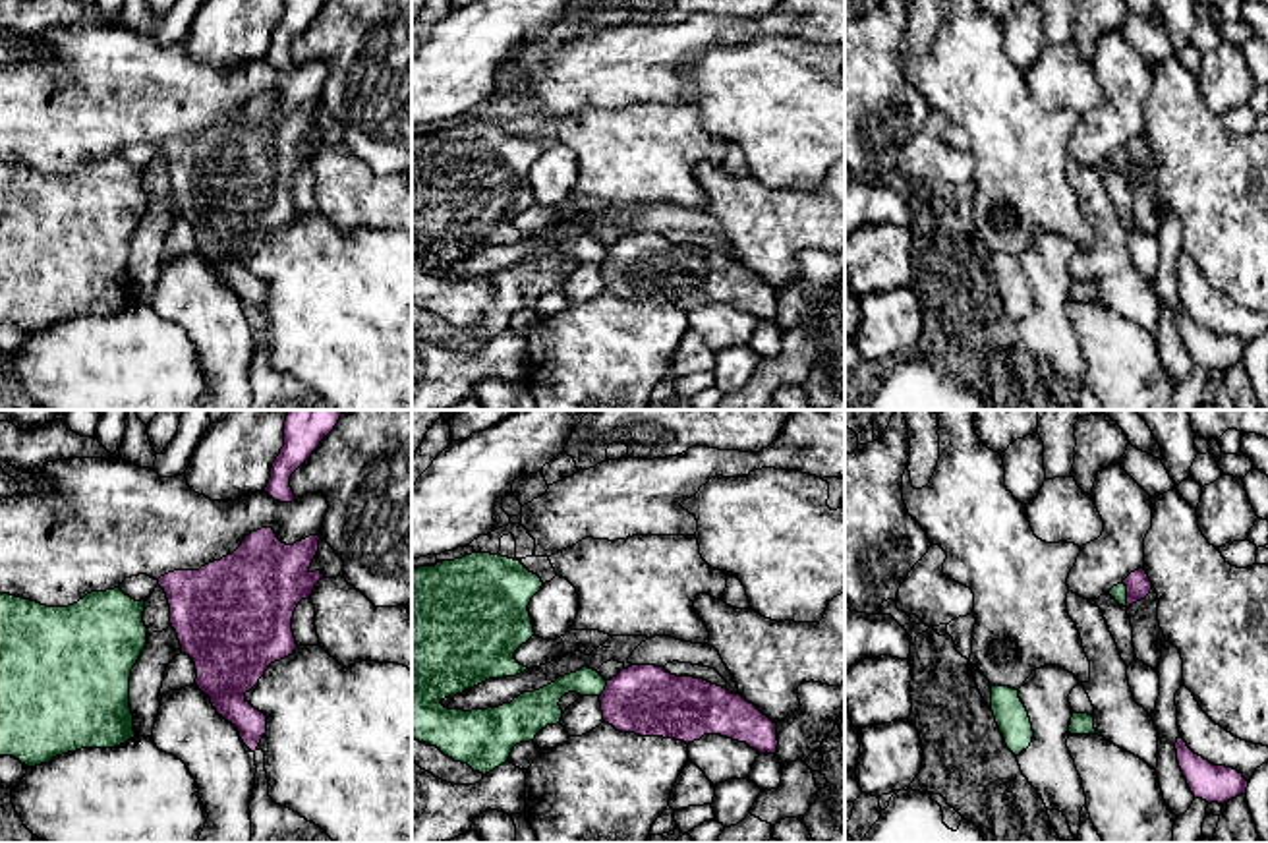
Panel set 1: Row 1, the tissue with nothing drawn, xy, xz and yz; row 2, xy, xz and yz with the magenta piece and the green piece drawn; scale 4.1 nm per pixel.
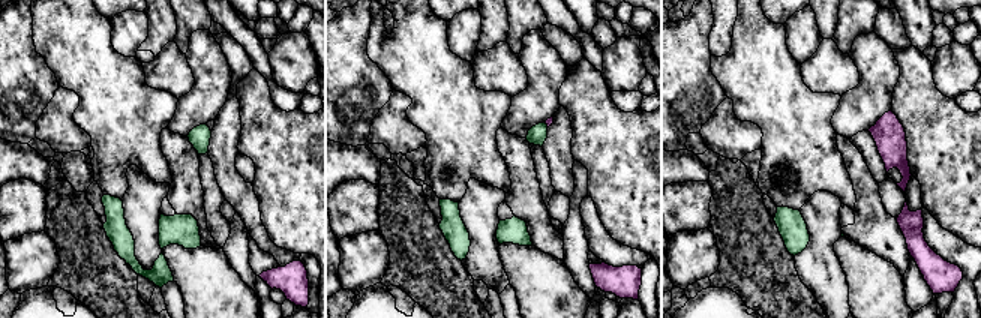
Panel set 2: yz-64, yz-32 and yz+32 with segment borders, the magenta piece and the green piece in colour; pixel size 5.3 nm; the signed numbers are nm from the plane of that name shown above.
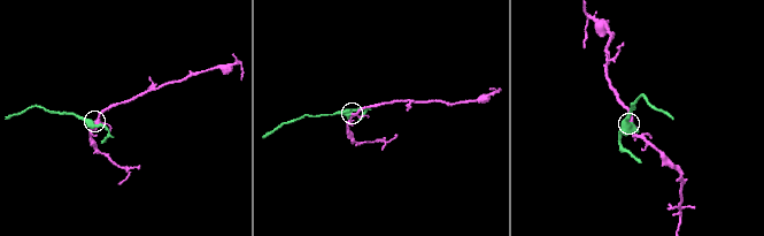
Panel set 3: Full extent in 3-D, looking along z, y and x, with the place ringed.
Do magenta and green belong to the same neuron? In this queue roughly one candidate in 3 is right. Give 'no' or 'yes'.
no

